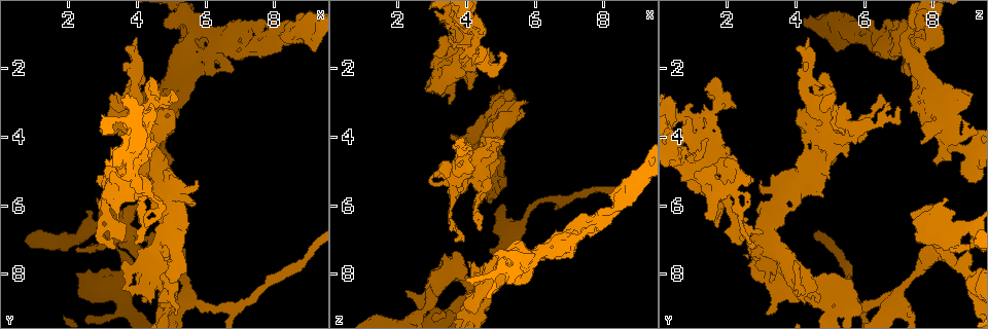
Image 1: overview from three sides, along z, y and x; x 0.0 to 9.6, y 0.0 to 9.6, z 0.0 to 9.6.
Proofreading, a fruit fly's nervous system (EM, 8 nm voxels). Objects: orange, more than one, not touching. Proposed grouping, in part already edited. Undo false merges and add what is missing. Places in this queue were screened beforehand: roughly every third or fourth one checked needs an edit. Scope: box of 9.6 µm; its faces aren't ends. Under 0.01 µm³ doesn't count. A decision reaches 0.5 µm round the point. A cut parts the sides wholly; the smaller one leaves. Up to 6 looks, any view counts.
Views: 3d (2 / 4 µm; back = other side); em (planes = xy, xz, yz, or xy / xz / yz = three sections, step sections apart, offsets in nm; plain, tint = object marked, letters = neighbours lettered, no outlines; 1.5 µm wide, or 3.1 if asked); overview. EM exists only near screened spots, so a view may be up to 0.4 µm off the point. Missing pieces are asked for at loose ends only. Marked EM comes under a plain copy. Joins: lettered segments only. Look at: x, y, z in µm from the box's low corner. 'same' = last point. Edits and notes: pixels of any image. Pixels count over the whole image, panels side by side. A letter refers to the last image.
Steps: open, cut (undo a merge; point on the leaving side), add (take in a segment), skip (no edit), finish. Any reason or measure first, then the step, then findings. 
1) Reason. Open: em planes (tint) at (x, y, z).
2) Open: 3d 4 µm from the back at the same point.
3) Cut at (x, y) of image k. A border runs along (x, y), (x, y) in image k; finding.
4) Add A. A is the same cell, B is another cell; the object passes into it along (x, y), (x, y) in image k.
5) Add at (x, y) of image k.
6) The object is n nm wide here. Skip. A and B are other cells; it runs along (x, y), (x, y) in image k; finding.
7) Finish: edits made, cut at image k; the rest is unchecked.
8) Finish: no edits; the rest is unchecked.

Tapers out. Open: em planes (letters) at (3.55, 3.00, 6.70).

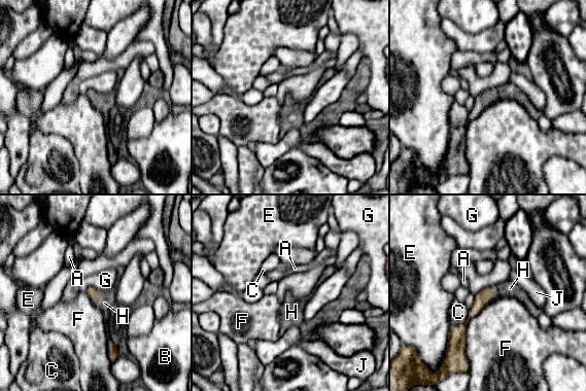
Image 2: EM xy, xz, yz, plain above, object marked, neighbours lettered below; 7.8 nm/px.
Add H. H is the same cell, A, B, C, E, F, G and J are other cells; it goes on there.

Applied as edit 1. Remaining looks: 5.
See it whole again. Open: overview.

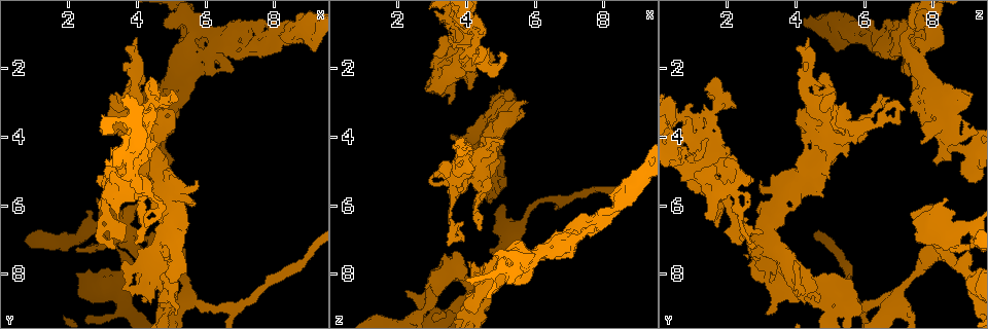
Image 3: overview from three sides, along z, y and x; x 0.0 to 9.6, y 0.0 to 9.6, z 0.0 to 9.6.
Touches itself. Open: 3d 4 µm at (8.35, 1.05, 6.15).

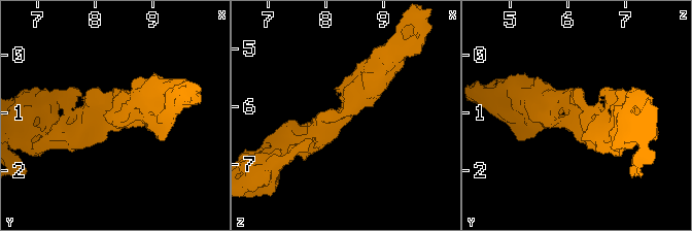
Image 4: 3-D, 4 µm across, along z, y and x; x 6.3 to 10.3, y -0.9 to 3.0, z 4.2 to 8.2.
Open: em planes (letters) at (8.35, 1.05, 6.20).

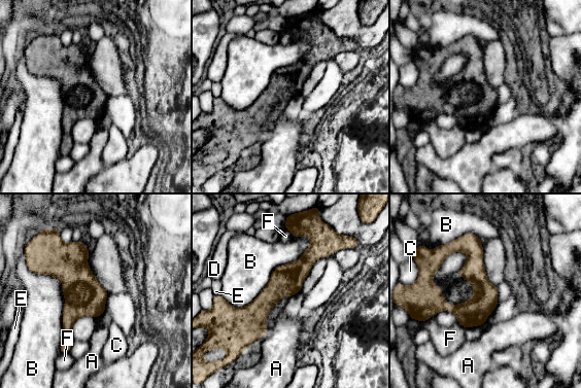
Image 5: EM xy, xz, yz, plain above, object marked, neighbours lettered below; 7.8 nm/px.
The longest contact is with B, 850 nm. Skip. A, B, C, D, E and F are other cells; it runs along (330, 251), (237, 313) in image 5; continuous, no second neuron.

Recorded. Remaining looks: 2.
Free end. Open: em xz step 4 (tint) at (3.45, 6.45, 1.45).

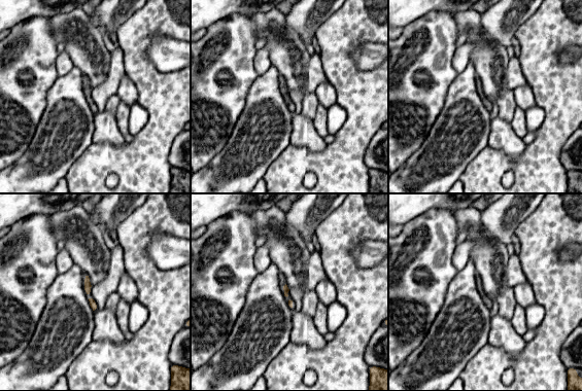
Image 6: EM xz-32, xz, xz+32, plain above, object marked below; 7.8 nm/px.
Cut it another way. Open: em xy step 8 (letters) at the same point.

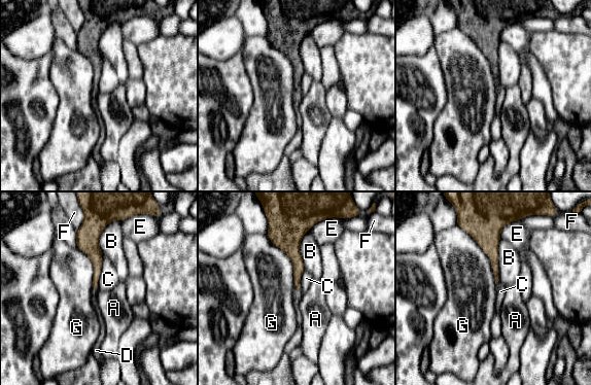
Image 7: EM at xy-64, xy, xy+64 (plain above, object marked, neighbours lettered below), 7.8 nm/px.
Add D. D is the same cell, A, B, C, E, F and G are other cells; the object passes into it along (296, 257), (298, 289), (297, 294) in image 7; the neuron continues.

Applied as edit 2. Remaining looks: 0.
Finish: edits made, add at image 2, add at image 7; the rest is unchecked.

